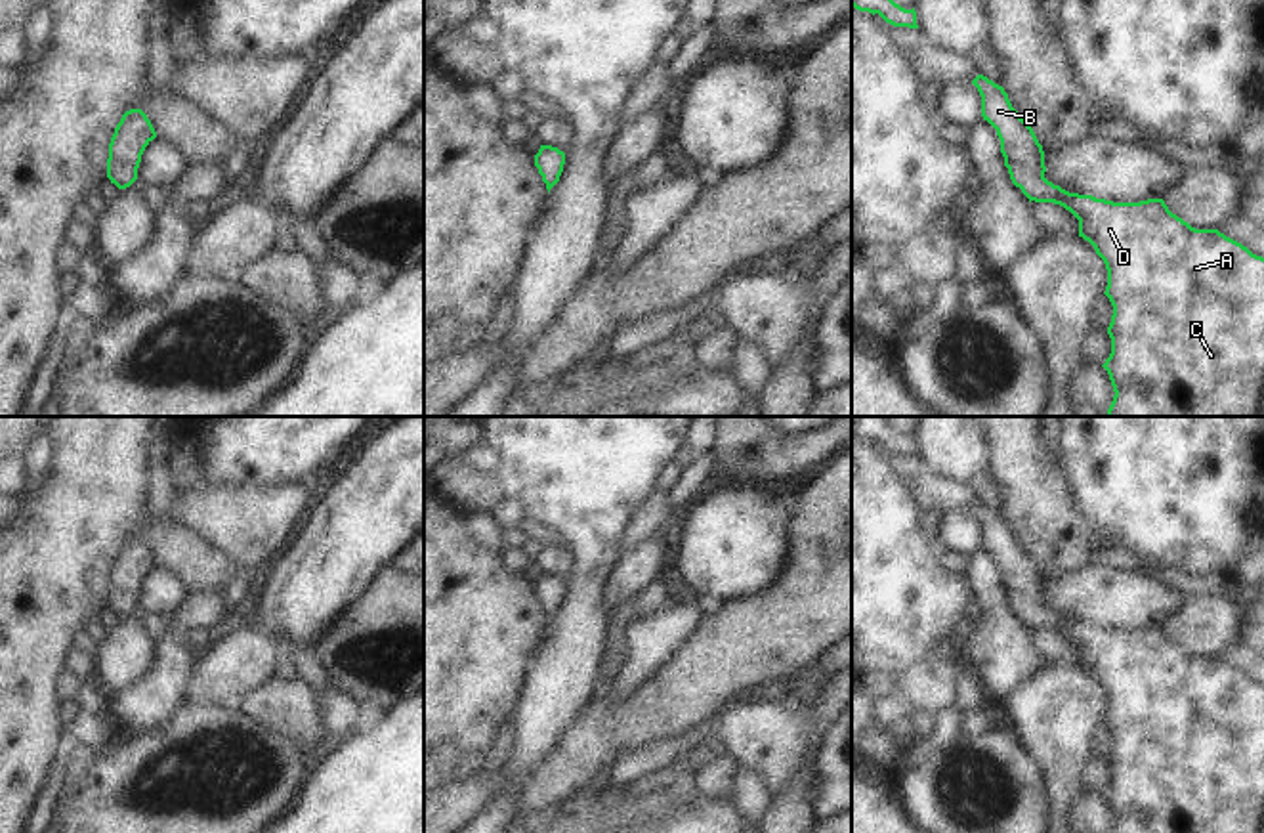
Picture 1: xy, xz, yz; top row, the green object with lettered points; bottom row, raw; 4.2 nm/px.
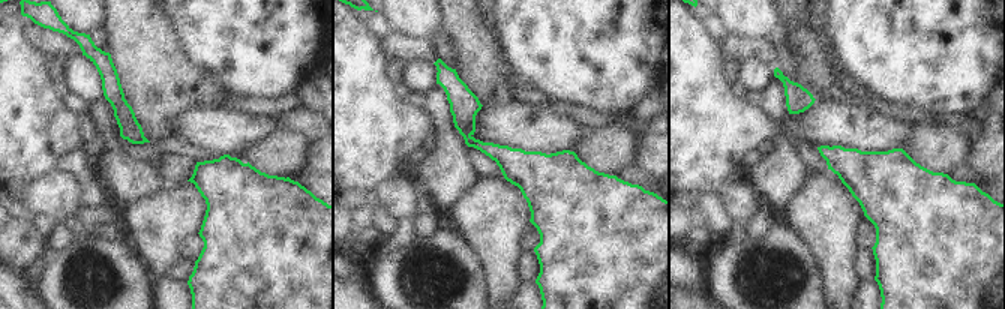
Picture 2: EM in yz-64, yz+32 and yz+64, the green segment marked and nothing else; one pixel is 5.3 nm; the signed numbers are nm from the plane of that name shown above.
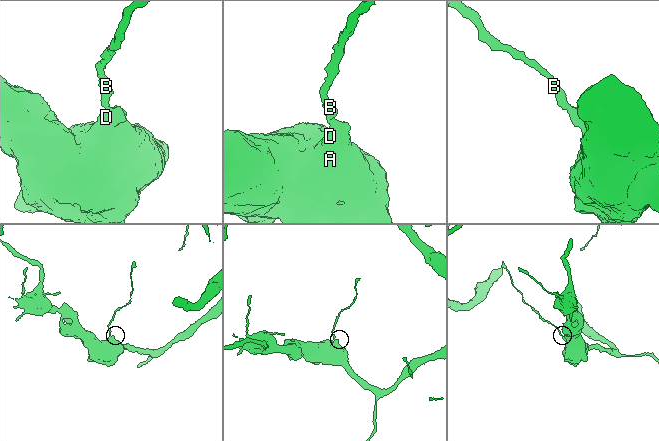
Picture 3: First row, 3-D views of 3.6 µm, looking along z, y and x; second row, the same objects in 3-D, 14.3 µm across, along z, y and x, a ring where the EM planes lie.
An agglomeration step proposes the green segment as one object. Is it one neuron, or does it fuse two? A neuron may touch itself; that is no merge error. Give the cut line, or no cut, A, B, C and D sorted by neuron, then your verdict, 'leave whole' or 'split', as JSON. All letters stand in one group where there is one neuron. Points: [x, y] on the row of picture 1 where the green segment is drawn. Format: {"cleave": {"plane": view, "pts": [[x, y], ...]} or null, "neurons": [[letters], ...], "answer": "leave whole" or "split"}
{"cleave": null, "neurons": [["A", "B", "C", "D"]], "answer": "leave whole"}

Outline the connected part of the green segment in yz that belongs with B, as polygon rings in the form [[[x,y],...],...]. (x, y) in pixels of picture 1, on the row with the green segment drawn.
[[[983,75],[972,84],[981,96],[981,117],[1001,139],[1010,180],[1035,203],[1054,203],[1079,220],[1079,237],[1088,241],[1107,269],[1106,296],[1113,306],[1107,334],[1111,353],[1102,365],[1113,386],[1106,416],[1264,416],[1264,258],[1218,229],[1195,229],[1169,210],[1163,199],[1113,203],[1079,195],[1044,178],[1044,151],[1033,128],[1012,107],[1002,86]]]

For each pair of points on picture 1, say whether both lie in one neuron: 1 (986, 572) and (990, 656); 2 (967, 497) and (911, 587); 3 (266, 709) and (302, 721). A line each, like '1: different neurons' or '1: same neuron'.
1: same neuron
2: different neurons
3: same neuron

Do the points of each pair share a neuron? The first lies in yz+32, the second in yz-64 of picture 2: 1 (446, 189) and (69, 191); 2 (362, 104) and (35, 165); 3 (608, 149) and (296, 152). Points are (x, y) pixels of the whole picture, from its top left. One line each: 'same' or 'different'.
1: different
2: same
3: same

